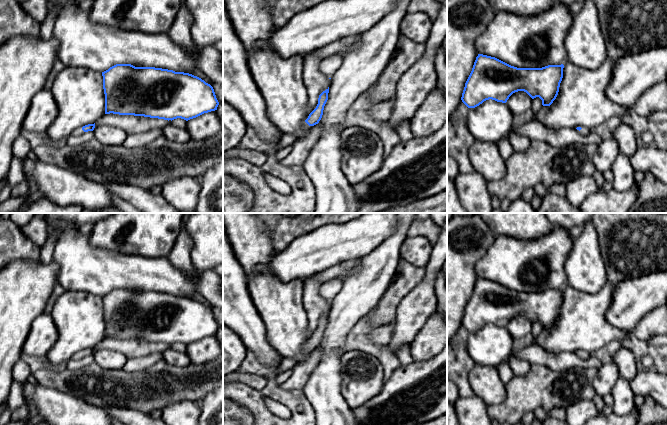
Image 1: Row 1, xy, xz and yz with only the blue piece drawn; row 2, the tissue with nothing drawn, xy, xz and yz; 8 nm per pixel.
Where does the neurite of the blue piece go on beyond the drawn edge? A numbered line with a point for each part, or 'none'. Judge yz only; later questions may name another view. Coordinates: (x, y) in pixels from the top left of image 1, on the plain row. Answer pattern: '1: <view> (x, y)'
1: yz (584, 355)

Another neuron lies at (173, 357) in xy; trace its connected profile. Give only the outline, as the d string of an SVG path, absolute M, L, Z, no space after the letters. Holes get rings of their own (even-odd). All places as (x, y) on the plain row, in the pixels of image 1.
M171 347L163 352L162 359L168 364L176 366L186 366L190 363L190 359L186 353L175 351Z

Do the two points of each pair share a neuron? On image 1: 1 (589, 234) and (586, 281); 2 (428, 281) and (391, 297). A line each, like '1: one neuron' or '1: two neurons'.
1: one neuron
2: two neurons

